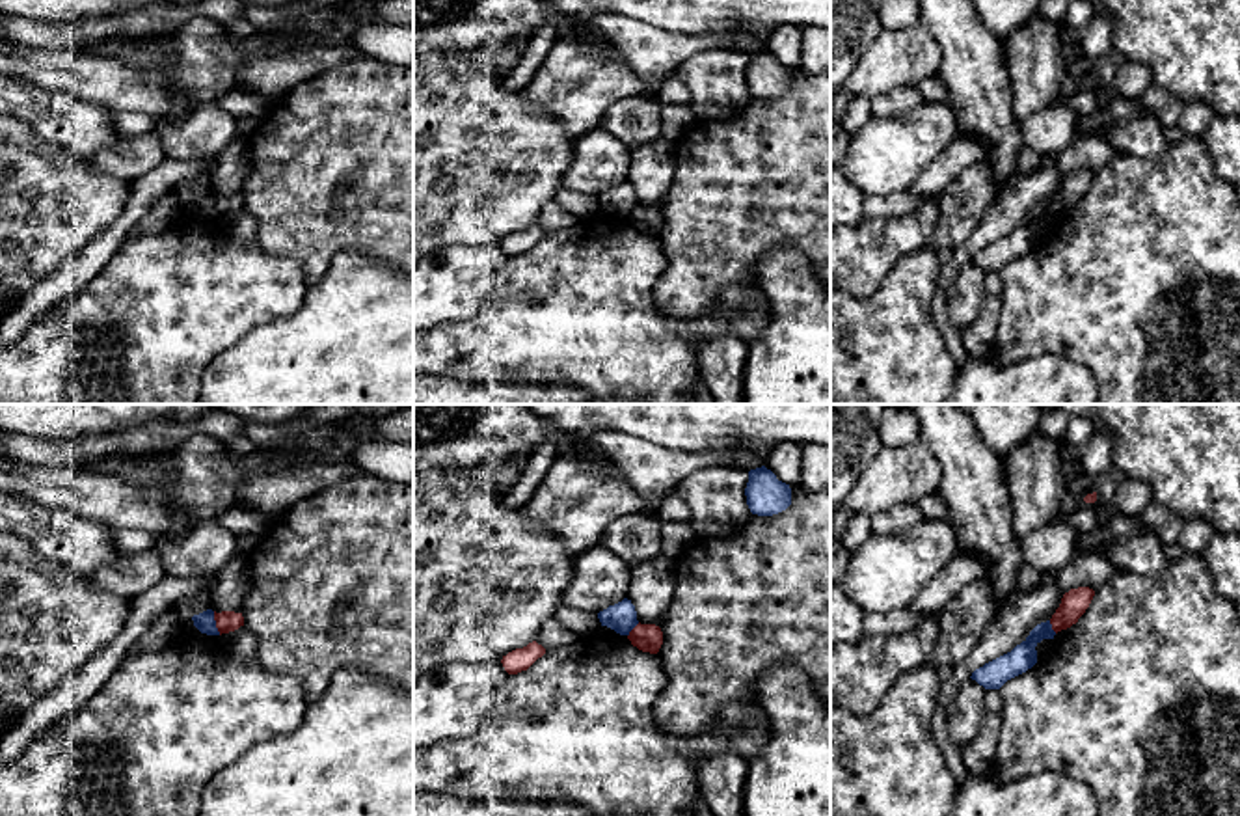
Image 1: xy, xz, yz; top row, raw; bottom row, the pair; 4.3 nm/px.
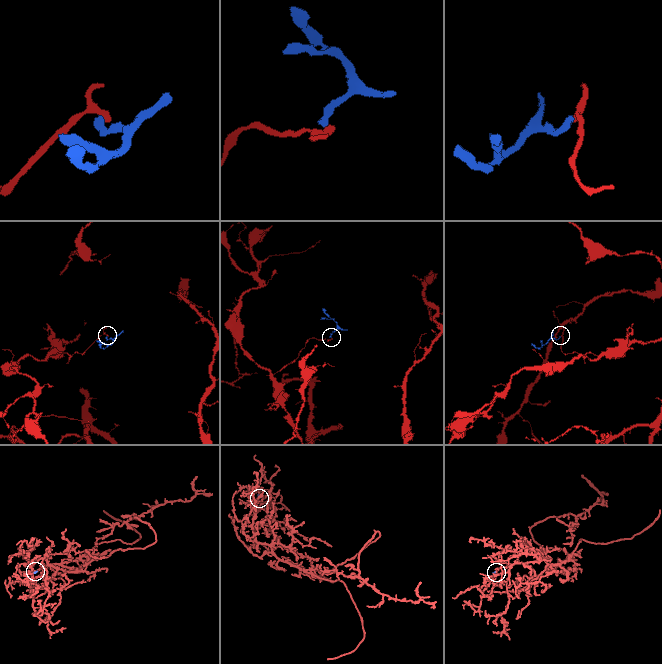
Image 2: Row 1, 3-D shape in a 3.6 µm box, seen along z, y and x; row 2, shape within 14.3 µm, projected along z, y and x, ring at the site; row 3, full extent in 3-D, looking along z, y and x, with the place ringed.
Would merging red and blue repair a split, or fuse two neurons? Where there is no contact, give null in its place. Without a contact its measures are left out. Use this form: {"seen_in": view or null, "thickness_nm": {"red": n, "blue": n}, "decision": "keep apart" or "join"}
{"seen_in": "xy", "thickness_nm": {"red": 100, "blue": 90}, "decision": "keep apart"}

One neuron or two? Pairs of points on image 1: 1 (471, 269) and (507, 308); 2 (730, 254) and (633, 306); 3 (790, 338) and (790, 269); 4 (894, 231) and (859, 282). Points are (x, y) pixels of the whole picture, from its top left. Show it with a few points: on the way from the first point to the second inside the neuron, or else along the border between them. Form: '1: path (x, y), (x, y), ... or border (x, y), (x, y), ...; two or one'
1: border (509, 258), (496, 272), (486, 302), (460, 321); two
2: border (663, 254), (652, 300), (665, 317); two
3: path (790, 321), (790, 285); one
4: path (885, 244), (866, 269); one

